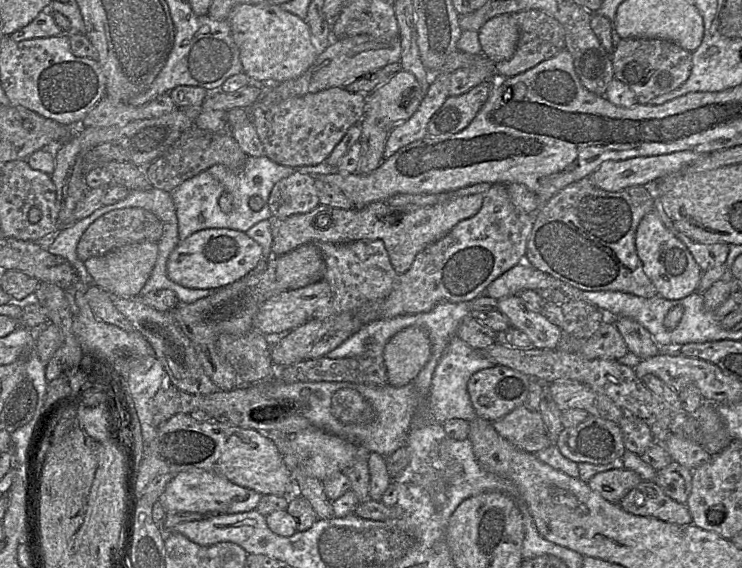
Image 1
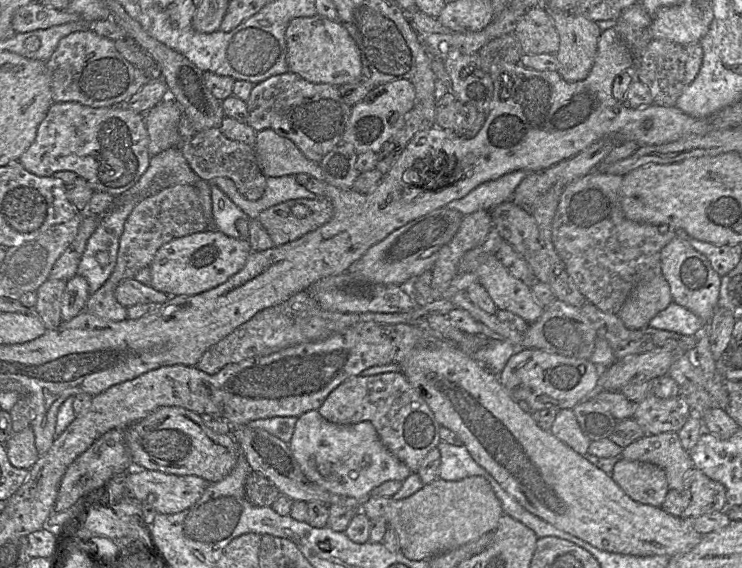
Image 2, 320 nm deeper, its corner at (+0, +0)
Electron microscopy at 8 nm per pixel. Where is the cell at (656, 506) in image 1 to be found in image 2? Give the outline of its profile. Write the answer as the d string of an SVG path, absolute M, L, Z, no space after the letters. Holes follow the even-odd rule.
M691 468L685 473L682 486L668 491L662 508L682 519L725 511L726 488L702 471Z

